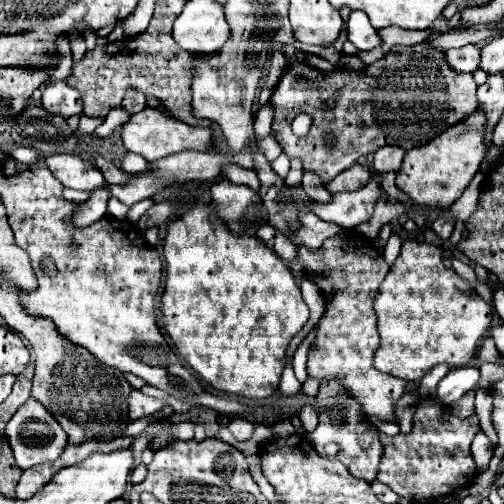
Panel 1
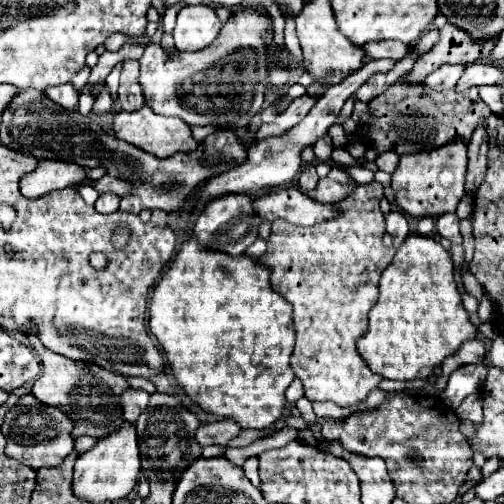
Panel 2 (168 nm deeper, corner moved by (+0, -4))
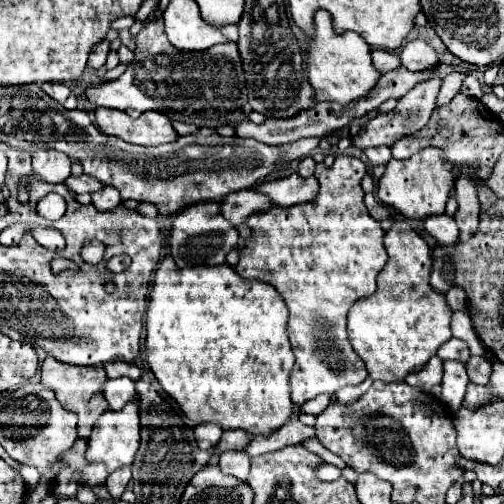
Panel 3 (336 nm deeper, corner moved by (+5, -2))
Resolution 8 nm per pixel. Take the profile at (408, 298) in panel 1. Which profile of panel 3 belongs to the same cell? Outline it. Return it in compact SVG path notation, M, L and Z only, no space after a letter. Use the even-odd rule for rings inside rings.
M393 222L385 234L389 260L377 276L377 292L359 300L349 312L349 342L373 380L397 382L421 370L437 348L451 338L451 308L445 294L429 284L433 254L429 244L405 222Z

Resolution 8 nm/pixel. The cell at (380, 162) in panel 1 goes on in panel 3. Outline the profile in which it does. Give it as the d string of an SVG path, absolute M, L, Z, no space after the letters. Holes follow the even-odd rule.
M371 146L365 150L365 156L371 162L371 166L385 166L393 158L389 146Z

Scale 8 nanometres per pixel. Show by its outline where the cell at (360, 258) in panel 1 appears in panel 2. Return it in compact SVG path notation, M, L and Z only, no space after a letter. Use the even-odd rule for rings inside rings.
M372 180L370 184L356 184L356 190L344 202L338 202L344 210L344 218L334 218L332 222L320 222L320 226L292 226L284 220L272 222L272 234L266 240L266 252L256 260L270 268L270 284L282 294L294 308L294 326L296 326L296 348L290 358L290 364L296 376L304 384L304 396L310 402L332 400L338 406L348 406L364 400L372 392L380 376L374 376L366 362L356 350L356 340L368 328L368 312L378 300L378 280L382 270L392 262L394 248L382 244L386 232L384 214L380 212L380 198L384 196L382 184Z

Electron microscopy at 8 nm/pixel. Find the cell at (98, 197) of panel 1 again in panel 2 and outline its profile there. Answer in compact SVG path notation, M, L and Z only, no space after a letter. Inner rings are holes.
M106 192L106 194L100 194L100 196L98 196L94 208L96 208L100 214L112 214L112 212L118 210L118 202L120 202L120 198L118 198L116 194Z

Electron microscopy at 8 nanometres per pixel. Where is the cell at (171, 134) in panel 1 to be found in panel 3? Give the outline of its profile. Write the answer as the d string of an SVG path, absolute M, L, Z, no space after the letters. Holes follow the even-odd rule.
M97 108L95 124L101 132L107 132L109 136L117 136L125 142L141 146L159 146L179 138L167 114L157 110L149 110L143 112L139 118L131 118L123 110Z

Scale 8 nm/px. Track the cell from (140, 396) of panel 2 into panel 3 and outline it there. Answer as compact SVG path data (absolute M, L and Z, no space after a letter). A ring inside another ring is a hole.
M115 378L107 380L103 388L103 396L109 402L111 410L121 410L125 404L137 400L137 390L135 382L131 378Z

